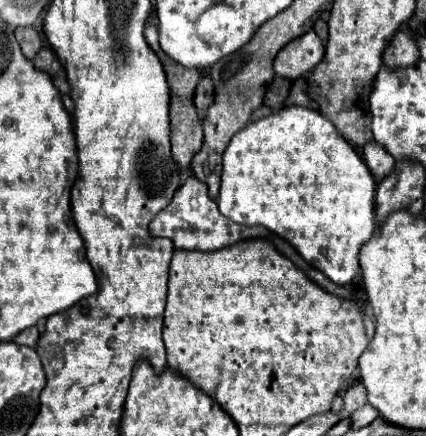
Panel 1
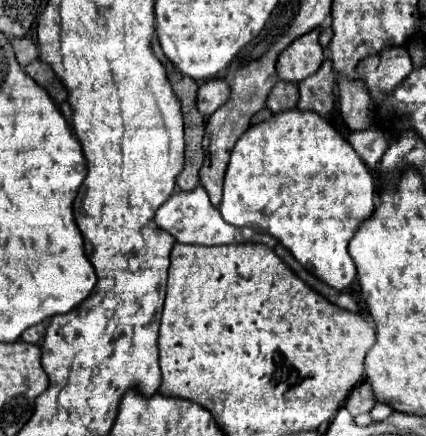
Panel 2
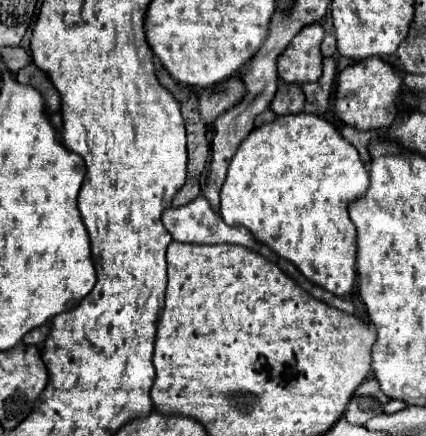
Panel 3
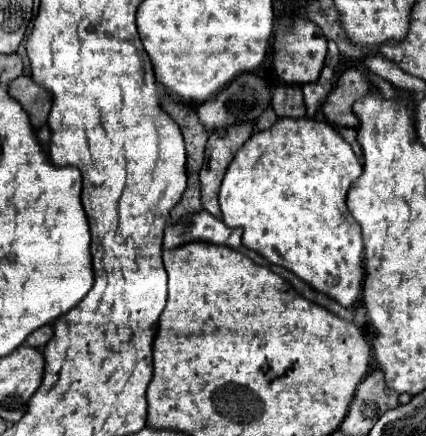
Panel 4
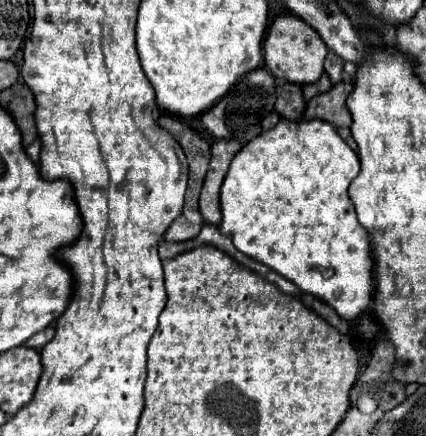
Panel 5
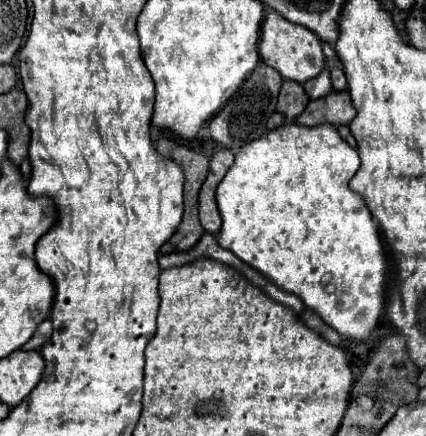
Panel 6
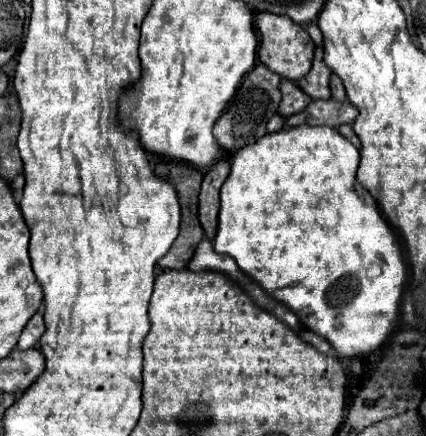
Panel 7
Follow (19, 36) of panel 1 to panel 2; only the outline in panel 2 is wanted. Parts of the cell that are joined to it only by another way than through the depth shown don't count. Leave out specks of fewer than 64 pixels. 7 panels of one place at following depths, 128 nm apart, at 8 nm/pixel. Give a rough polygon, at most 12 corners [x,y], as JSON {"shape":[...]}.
{"shape":[[28,36],[12,38],[16,58],[22,66],[40,54],[38,44]]}

